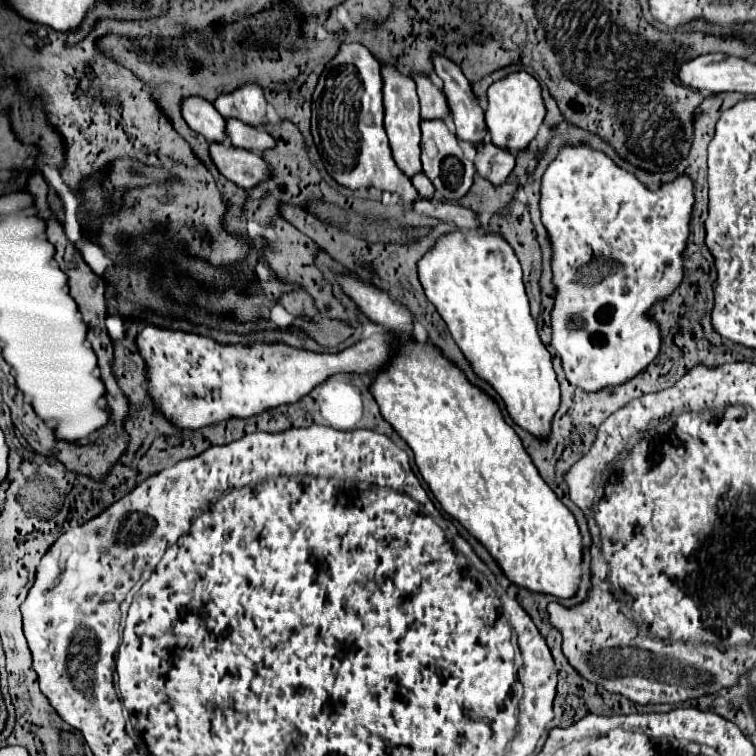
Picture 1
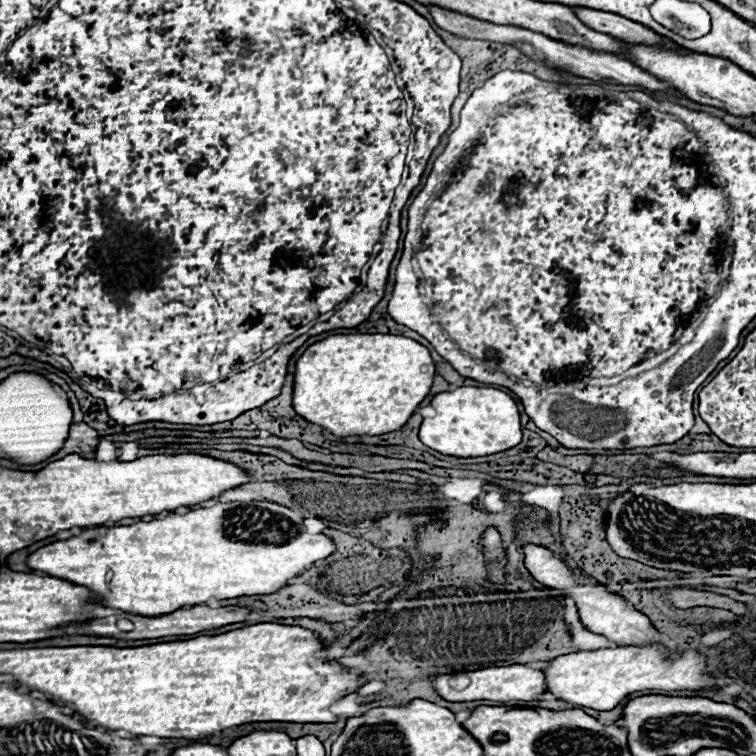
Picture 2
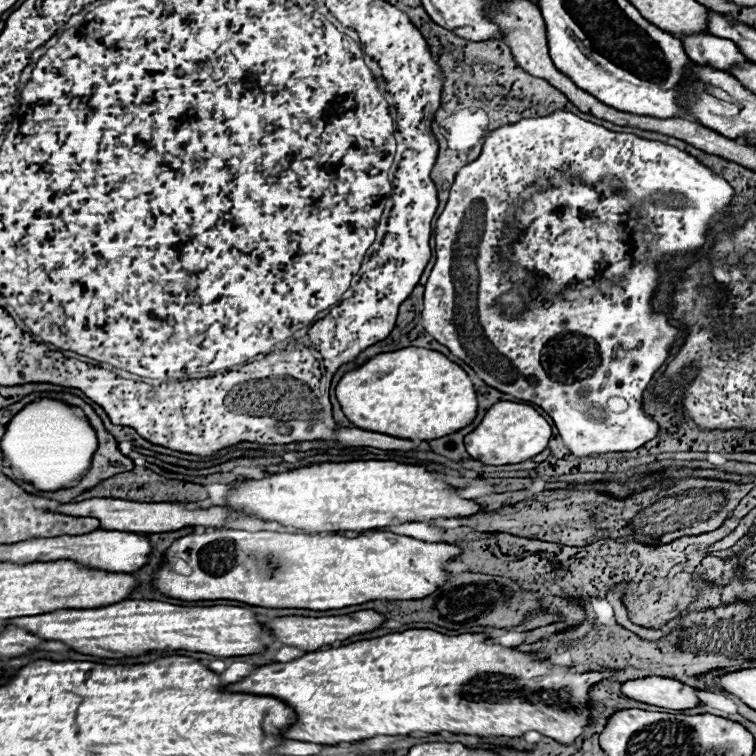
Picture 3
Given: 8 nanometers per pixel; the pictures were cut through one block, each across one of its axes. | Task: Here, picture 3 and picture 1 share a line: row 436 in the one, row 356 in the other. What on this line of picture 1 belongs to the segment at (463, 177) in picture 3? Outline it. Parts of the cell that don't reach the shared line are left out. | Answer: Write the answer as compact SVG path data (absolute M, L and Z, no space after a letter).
M562 146L558 158L548 166L548 170L542 178L540 210L542 210L542 222L548 230L550 242L554 246L552 270L554 270L554 284L556 284L556 290L558 290L556 298L554 298L556 300L554 310L552 310L552 346L560 354L566 378L572 384L582 386L586 392L596 392L596 390L600 390L604 386L610 386L610 384L622 384L628 378L636 376L640 370L644 370L656 358L656 354L660 350L660 330L658 330L658 324L646 316L646 312L658 298L668 296L682 282L682 274L684 274L682 272L682 252L684 252L686 240L688 240L688 222L690 222L692 204L694 204L694 184L688 176L680 176L678 180L658 188L656 192L652 192L634 174L630 174L630 172L618 168L616 164L612 164L606 154L594 152L586 146L578 146L578 148Z

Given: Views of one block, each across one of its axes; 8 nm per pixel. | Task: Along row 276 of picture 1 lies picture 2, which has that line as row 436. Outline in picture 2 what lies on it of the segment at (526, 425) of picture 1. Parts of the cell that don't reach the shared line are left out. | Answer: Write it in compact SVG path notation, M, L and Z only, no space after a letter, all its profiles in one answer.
M460 386L450 392L436 394L432 400L436 408L434 418L424 418L420 426L420 440L446 456L478 458L514 448L522 440L522 424L516 402L496 388Z

